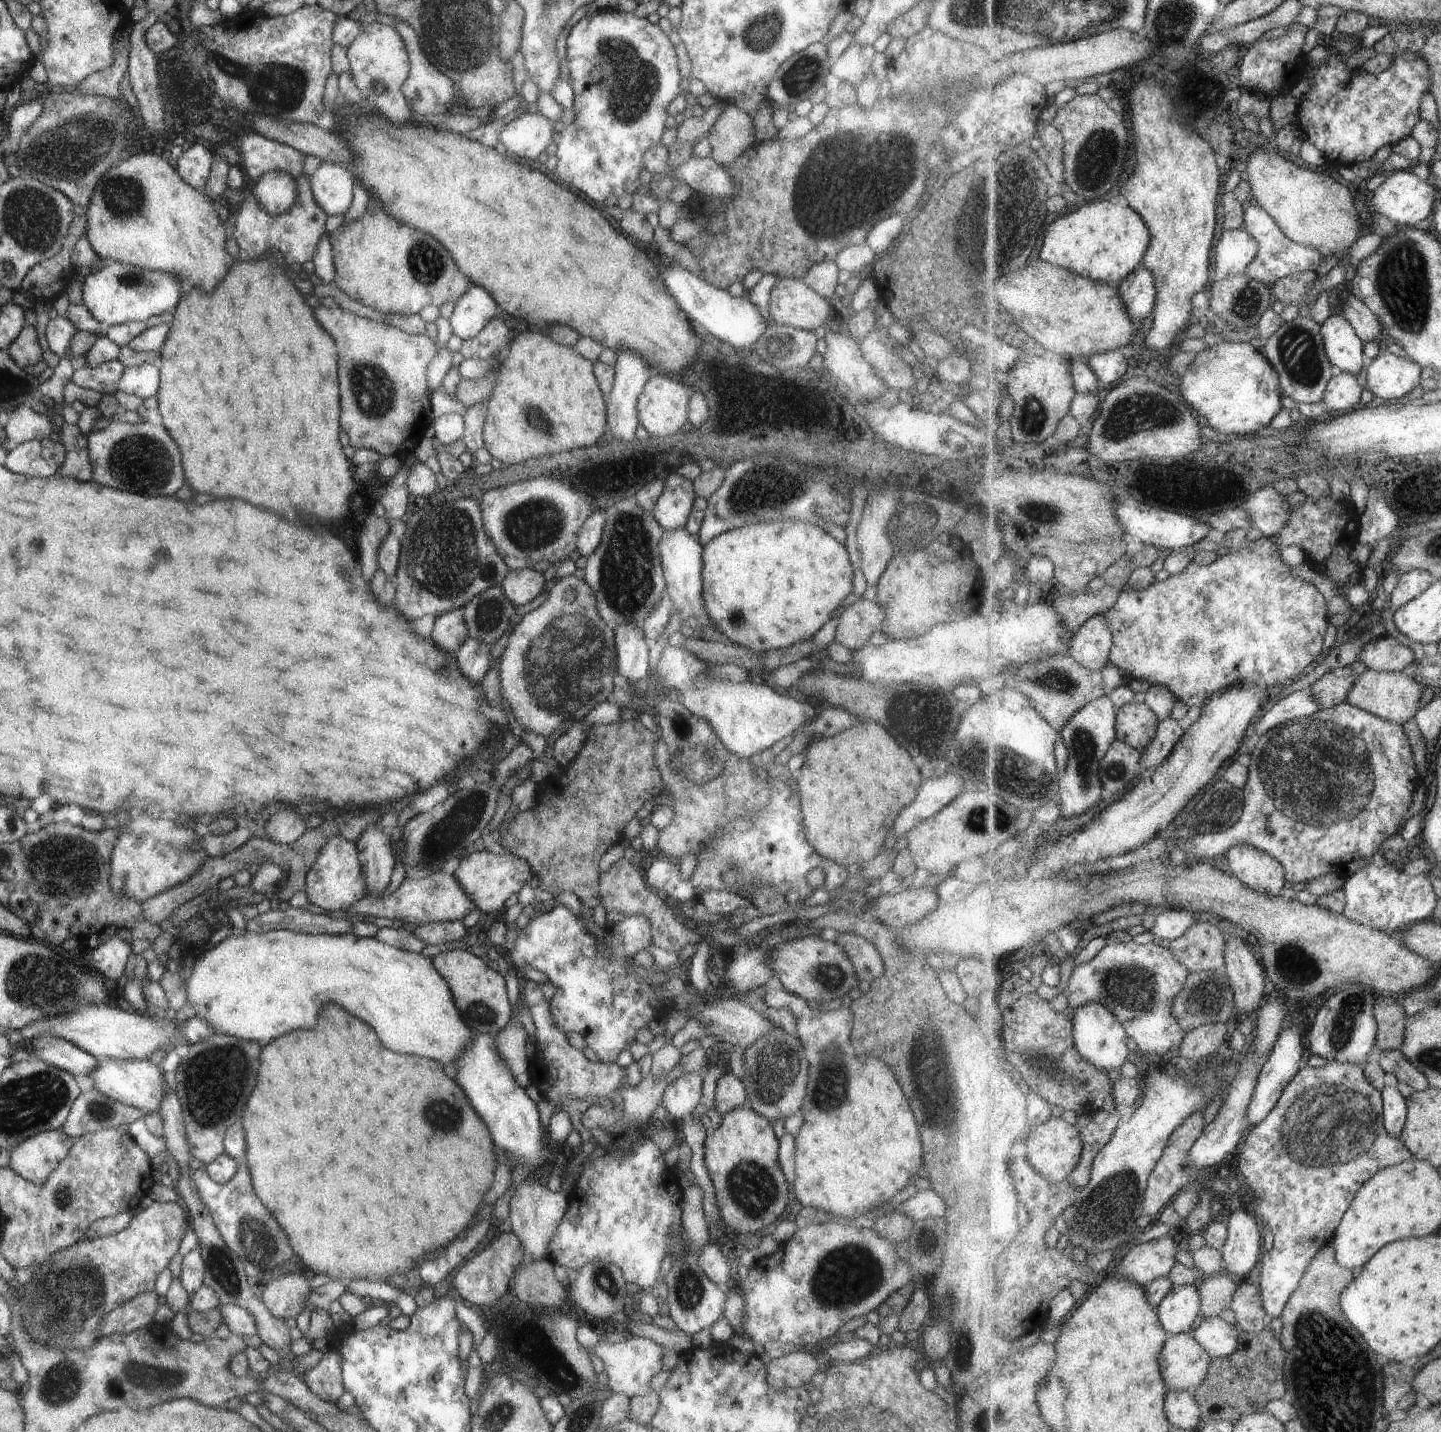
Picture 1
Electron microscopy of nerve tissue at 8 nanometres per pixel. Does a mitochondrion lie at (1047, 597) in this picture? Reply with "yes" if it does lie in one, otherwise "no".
no

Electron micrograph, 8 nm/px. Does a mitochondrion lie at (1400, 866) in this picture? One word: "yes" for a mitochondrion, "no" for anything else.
no

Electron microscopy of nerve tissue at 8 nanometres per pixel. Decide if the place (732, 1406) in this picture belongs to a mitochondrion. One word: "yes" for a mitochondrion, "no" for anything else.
no

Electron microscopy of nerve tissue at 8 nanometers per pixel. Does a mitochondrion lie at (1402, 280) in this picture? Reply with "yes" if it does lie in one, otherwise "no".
yes

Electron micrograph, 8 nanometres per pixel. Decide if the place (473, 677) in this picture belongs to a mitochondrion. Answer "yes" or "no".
no

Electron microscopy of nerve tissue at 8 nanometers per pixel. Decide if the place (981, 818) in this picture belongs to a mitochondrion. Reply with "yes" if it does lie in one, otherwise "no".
yes

